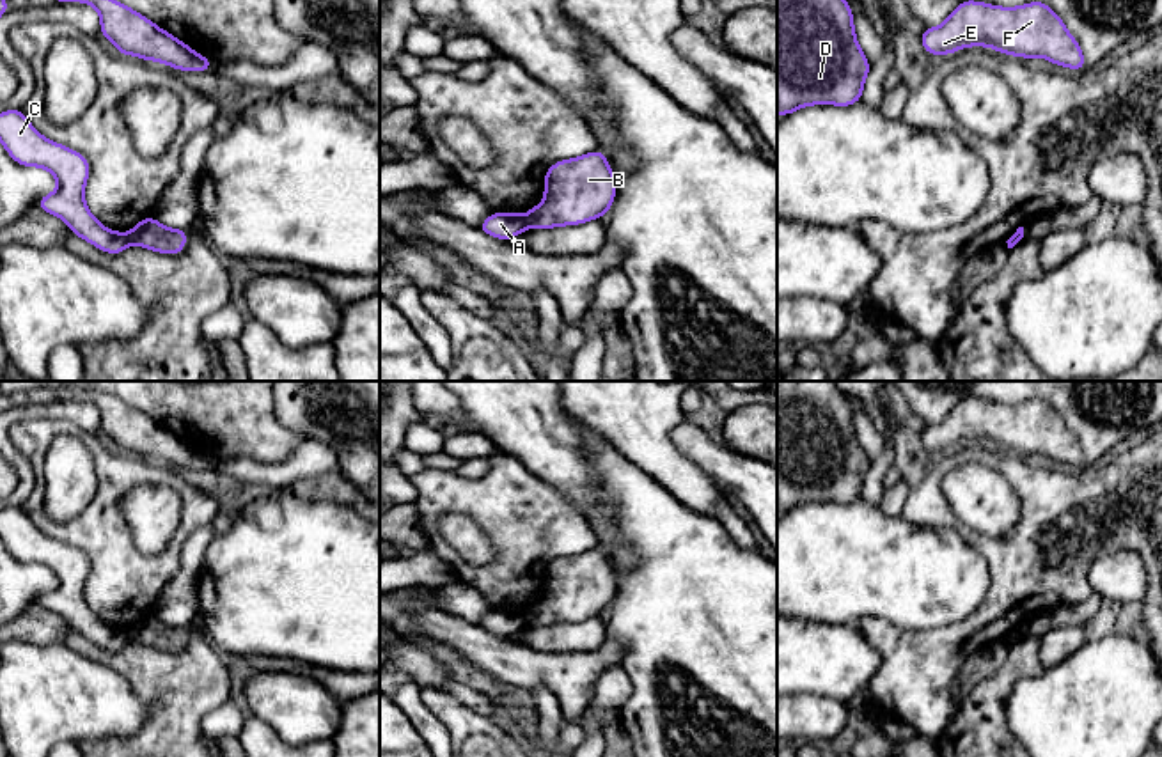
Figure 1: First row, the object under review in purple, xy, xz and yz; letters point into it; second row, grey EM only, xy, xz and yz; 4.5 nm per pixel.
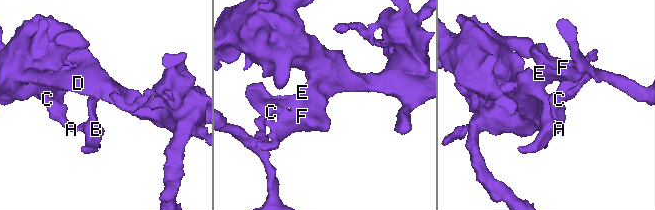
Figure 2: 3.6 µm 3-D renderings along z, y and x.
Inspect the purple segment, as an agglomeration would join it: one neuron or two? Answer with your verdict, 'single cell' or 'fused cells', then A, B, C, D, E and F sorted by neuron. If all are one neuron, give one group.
fused cells | A C / B D E F

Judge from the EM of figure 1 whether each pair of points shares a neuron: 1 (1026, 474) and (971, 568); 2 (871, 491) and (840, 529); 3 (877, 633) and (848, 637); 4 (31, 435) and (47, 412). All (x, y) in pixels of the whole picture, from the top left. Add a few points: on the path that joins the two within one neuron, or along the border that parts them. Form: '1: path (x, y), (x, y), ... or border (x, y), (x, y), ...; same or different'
1: border (942, 530), (955, 530), (983, 559), (985, 594); different
2: border (861, 497), (877, 506); different
3: border (855, 624), (879, 655), (879, 669), (873, 676); different
4: border (18, 421), (70, 421), (82, 429); different

